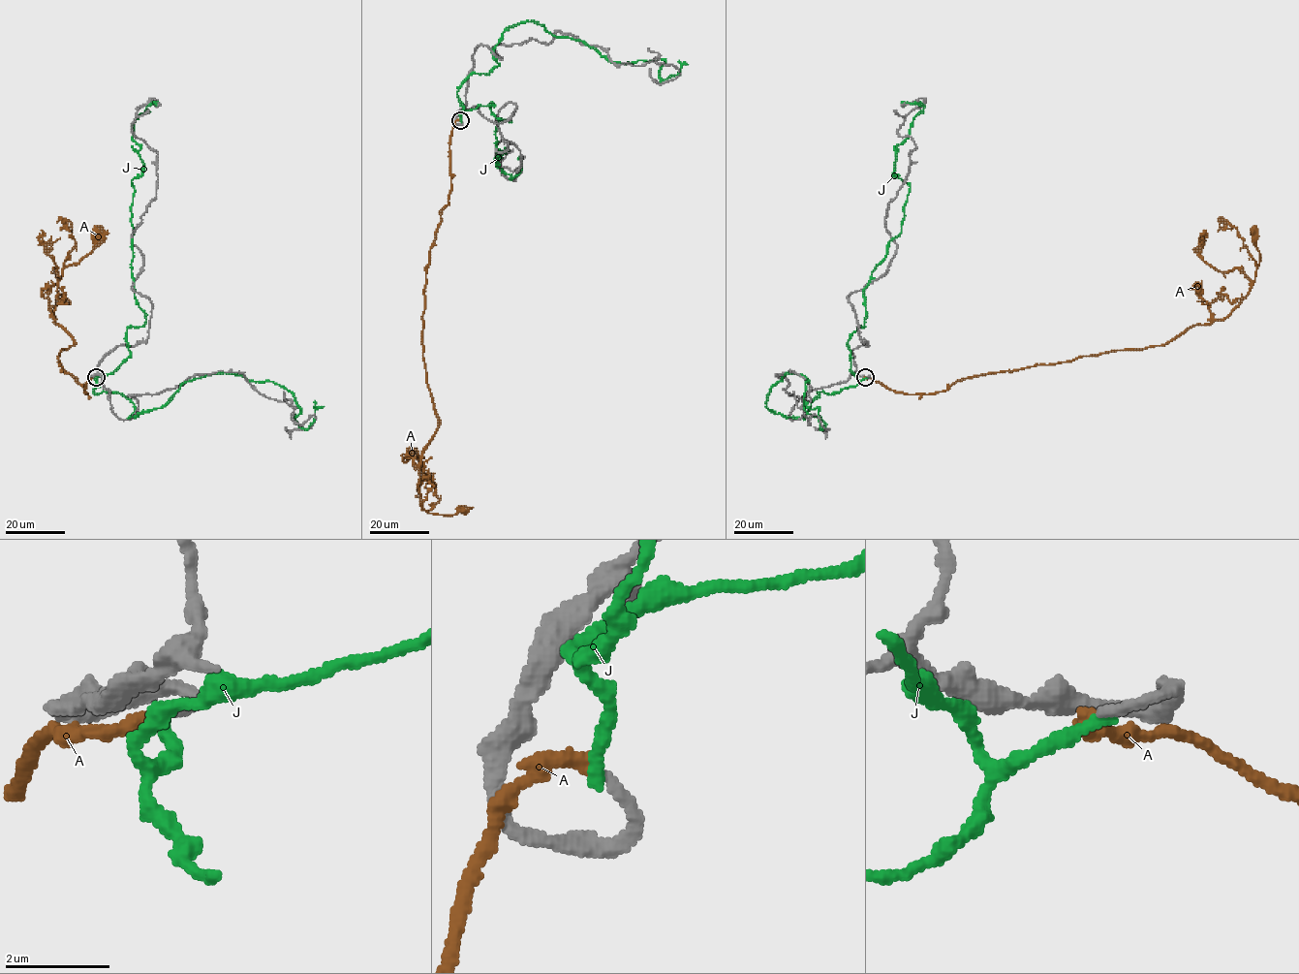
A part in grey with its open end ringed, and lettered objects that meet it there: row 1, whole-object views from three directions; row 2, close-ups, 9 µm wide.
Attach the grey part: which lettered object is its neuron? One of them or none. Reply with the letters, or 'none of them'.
A

